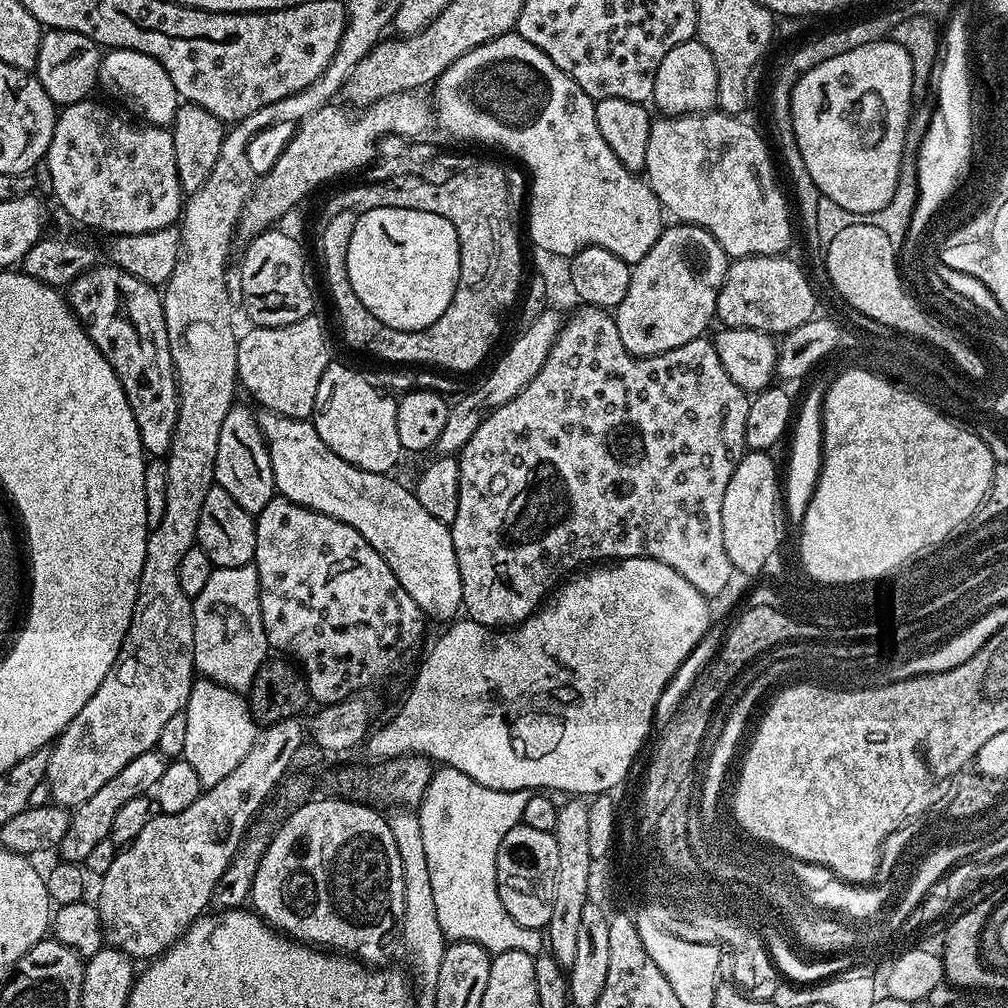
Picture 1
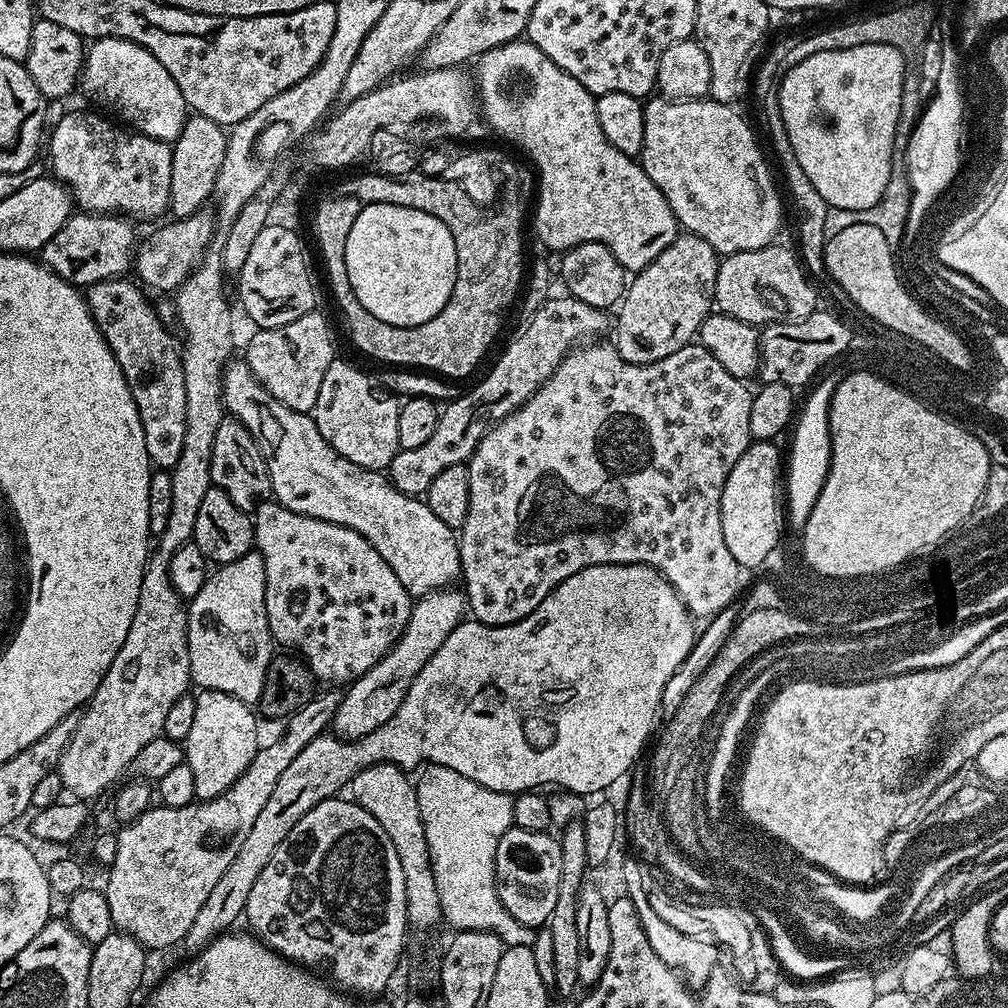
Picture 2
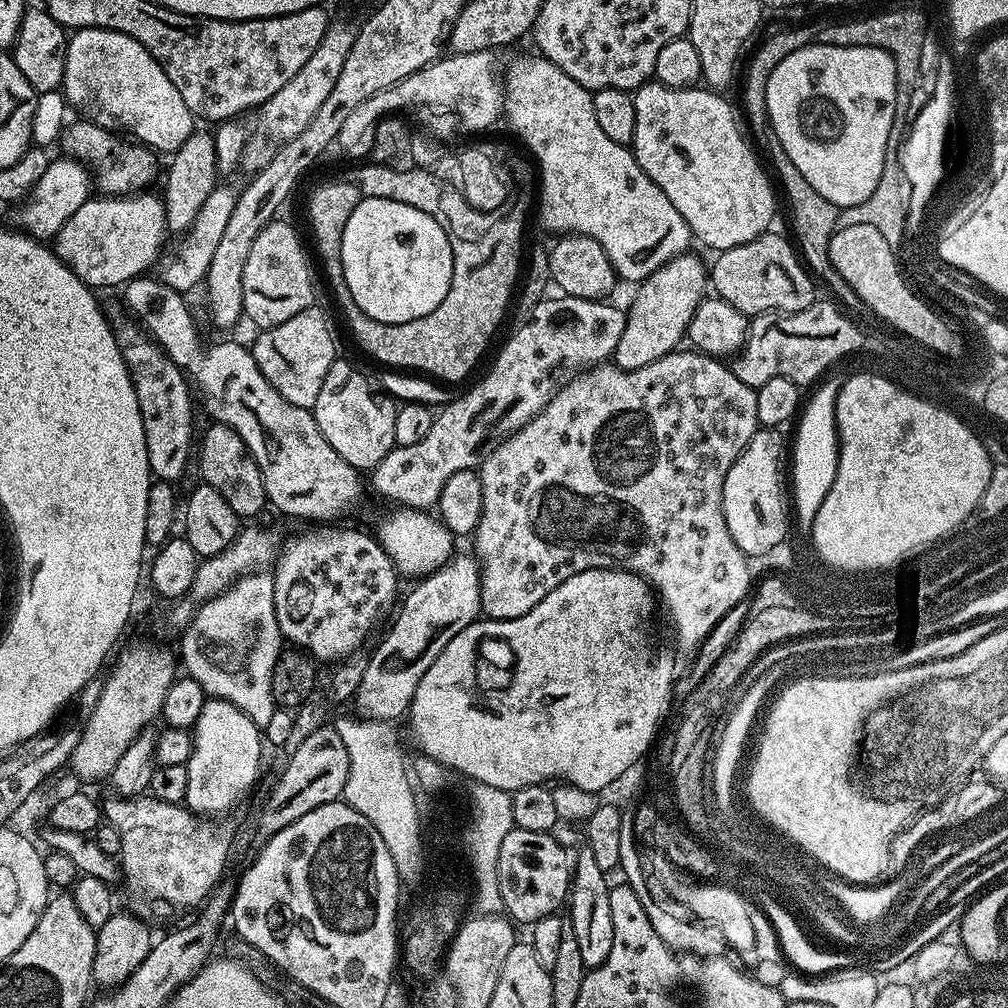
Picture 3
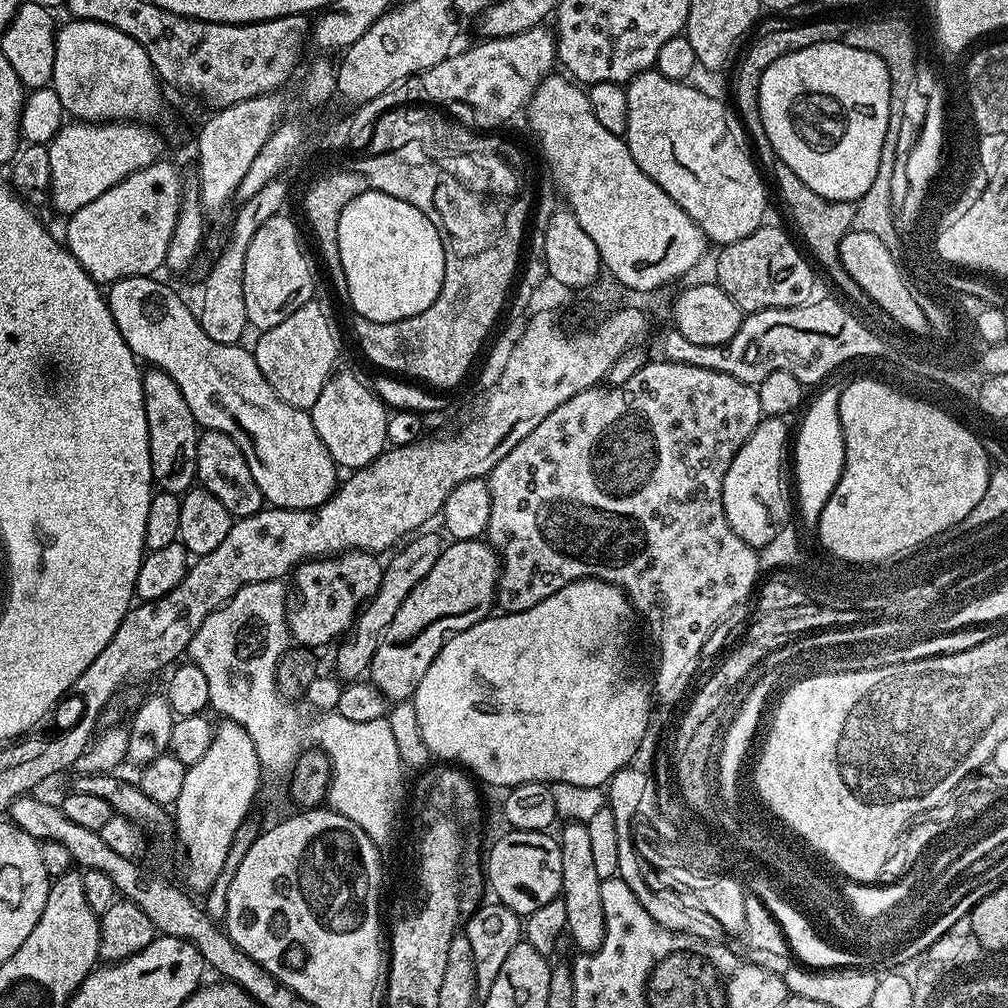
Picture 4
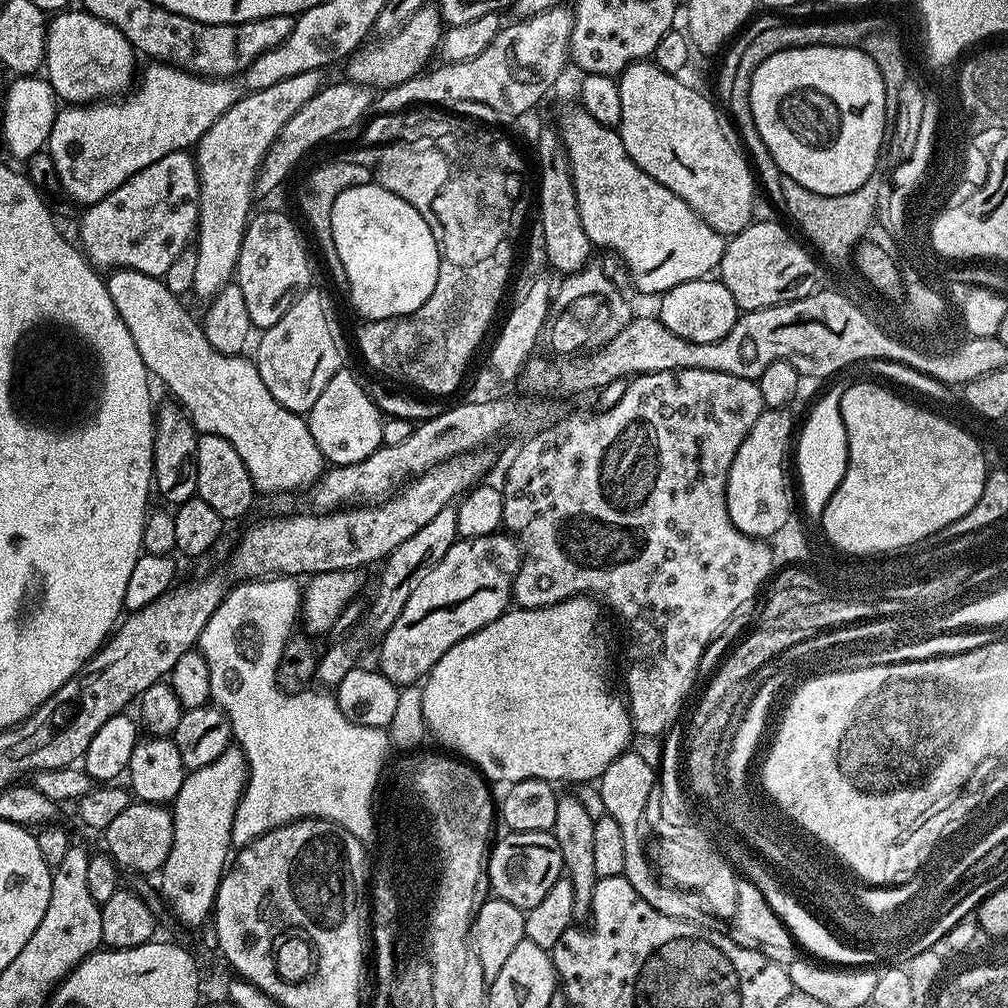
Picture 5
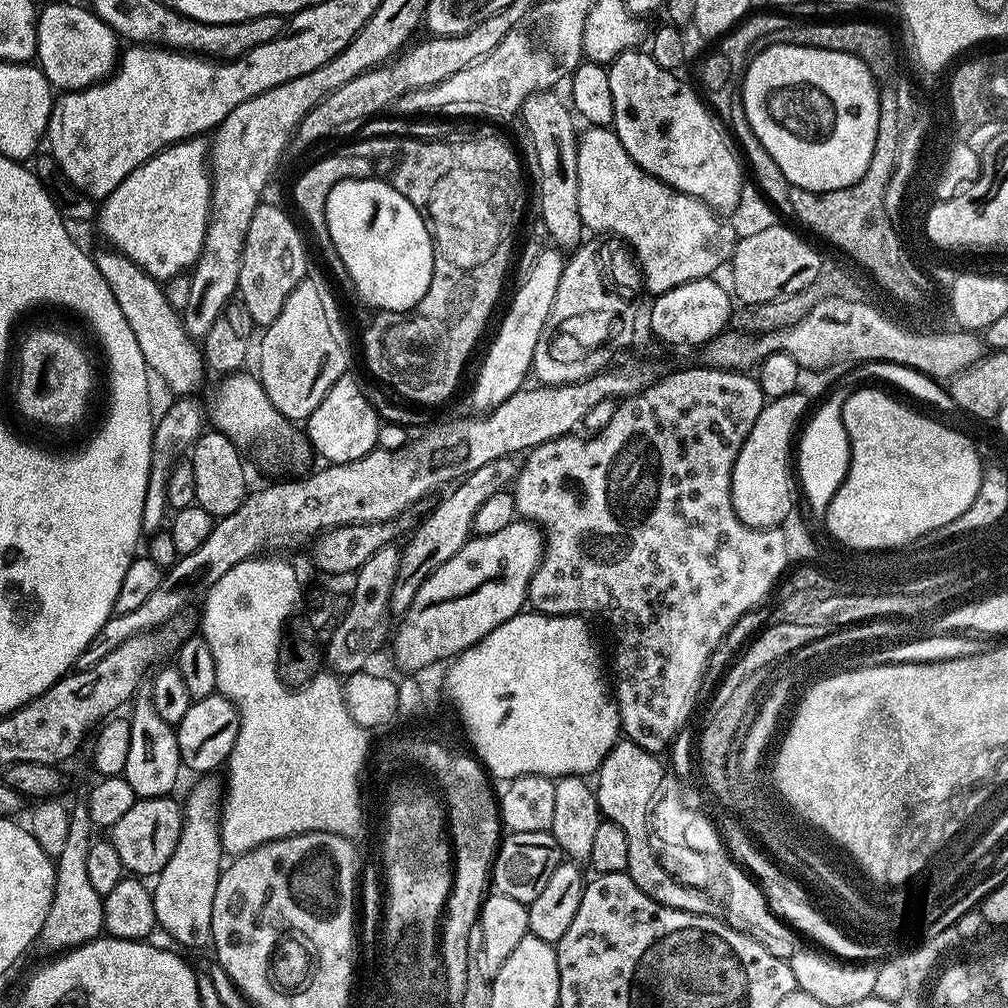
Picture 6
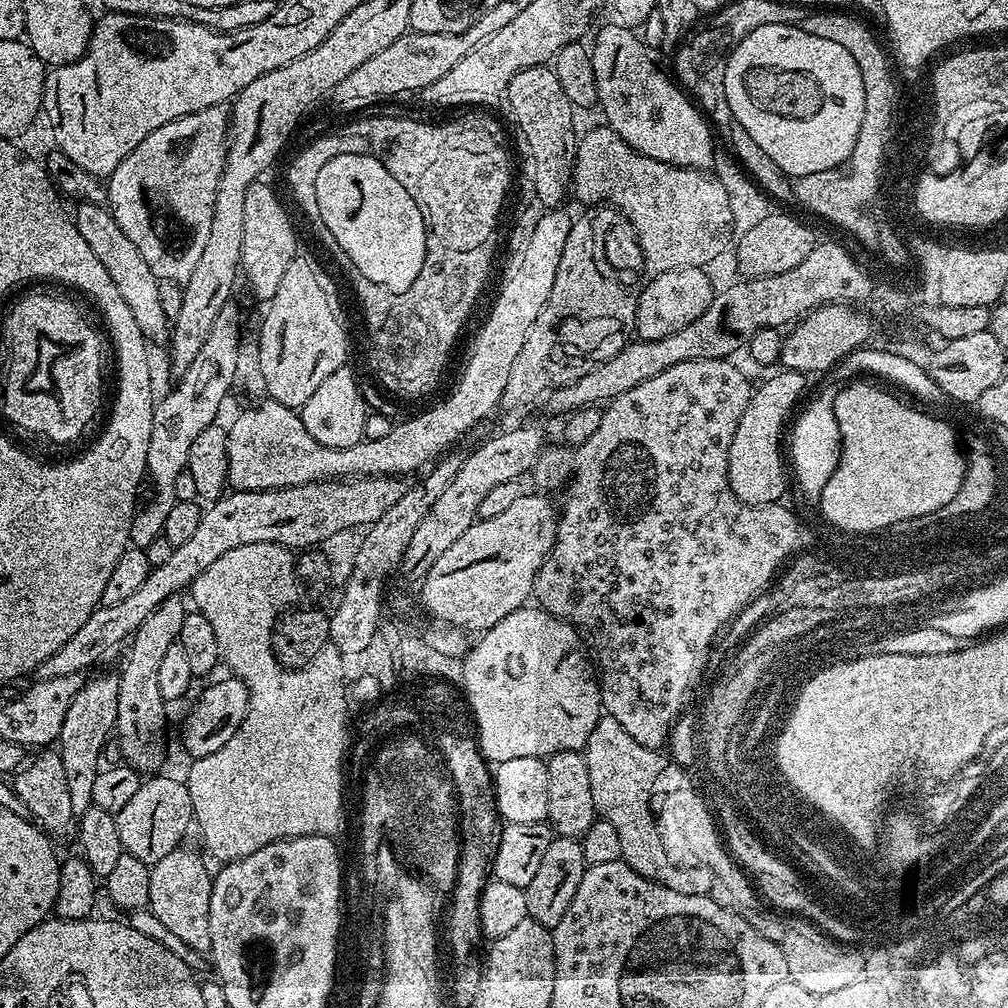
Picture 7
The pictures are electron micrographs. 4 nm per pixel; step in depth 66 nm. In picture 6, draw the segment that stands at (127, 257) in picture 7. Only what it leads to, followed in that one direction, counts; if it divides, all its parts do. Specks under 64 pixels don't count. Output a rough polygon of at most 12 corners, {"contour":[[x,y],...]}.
{"contour":[[115,250],[95,253],[146,359],[178,396],[206,365],[161,283]]}

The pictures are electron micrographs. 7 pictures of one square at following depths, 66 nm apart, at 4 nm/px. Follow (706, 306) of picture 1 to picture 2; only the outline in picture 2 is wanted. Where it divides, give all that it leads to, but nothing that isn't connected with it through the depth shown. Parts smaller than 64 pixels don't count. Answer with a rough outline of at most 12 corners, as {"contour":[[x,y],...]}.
{"contour":[[693,232],[627,281],[626,362],[686,346],[713,311],[721,257]]}

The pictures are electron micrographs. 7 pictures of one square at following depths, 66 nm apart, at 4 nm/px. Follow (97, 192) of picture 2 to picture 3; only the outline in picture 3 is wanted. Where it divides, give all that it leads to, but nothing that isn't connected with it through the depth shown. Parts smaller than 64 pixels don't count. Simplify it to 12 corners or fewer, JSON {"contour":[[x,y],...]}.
{"contour":[[80,118],[63,130],[69,157],[106,196],[151,189],[157,153]]}

